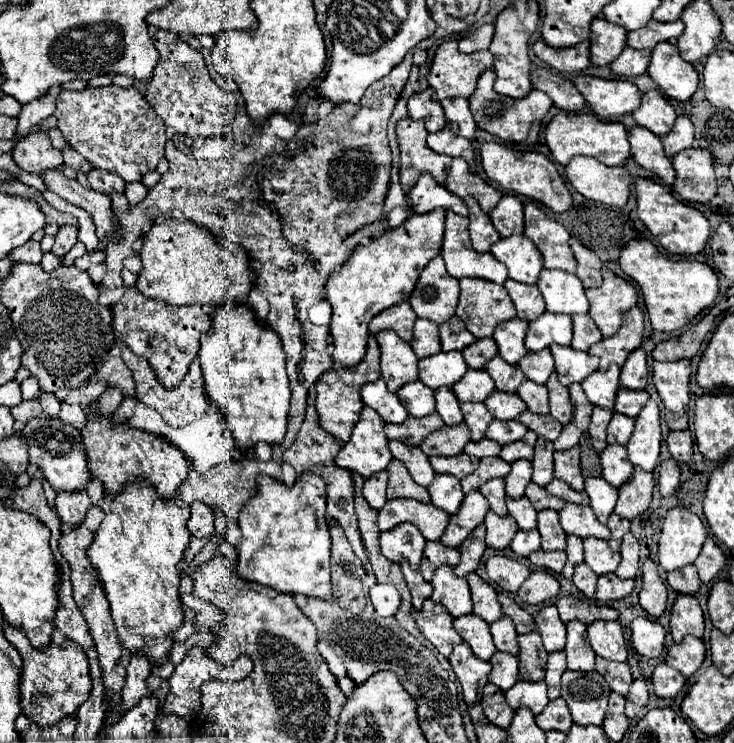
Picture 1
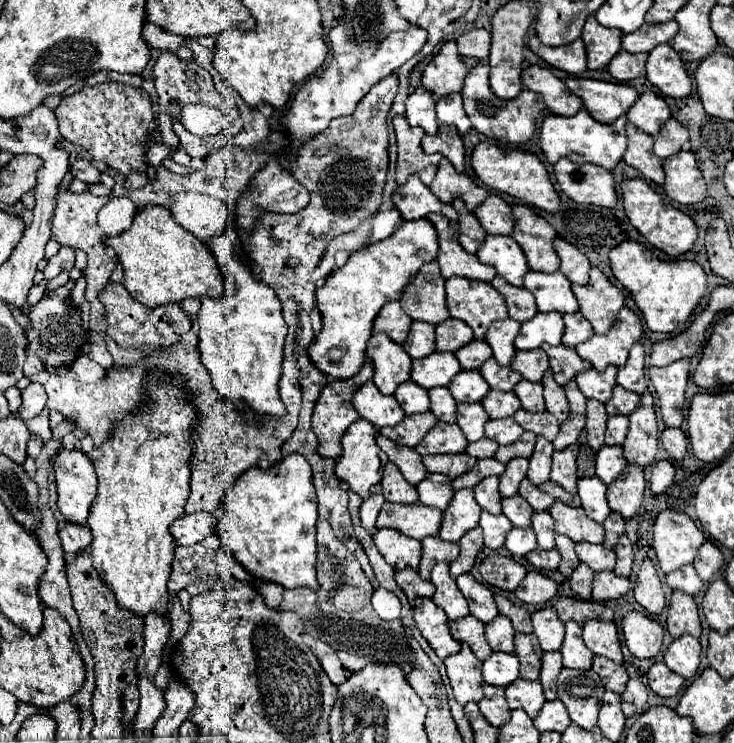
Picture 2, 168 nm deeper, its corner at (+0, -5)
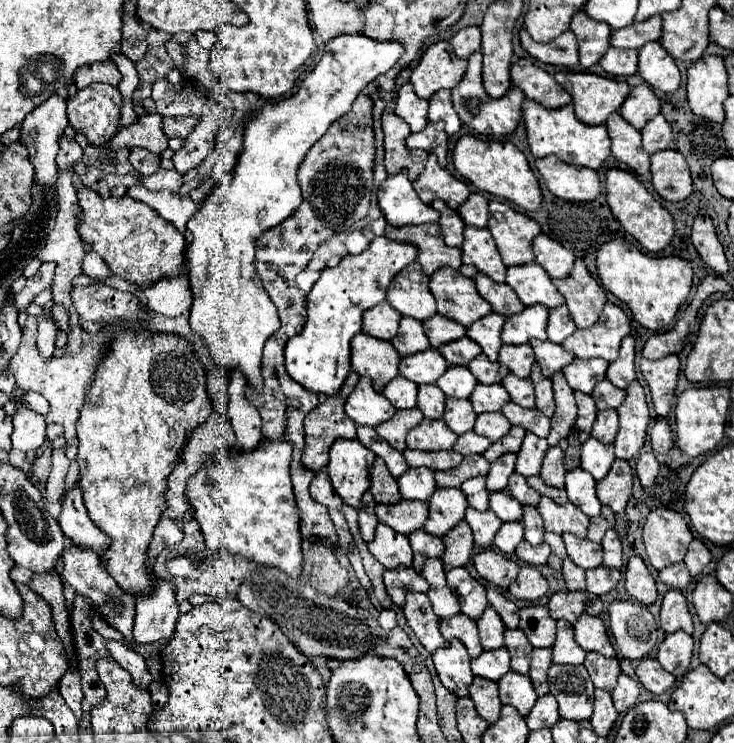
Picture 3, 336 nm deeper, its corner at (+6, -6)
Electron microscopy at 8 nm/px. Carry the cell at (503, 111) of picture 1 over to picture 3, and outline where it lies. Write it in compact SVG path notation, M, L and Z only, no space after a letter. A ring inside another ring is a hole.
M474 52L470 58L468 58L468 70L464 74L464 78L460 80L460 84L456 88L452 88L452 104L454 104L454 110L458 112L460 120L476 130L478 134L486 136L486 138L500 138L500 136L506 136L510 132L514 132L514 128L518 126L520 118L522 118L522 102L524 102L524 94L522 90L518 90L516 86L512 86L508 90L508 94L504 94L502 98L490 98L482 86L482 78L480 78L480 68L482 68L482 54L480 52Z

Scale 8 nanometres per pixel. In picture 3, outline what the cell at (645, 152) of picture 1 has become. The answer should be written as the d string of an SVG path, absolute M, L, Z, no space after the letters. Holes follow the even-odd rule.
M618 112L610 114L606 126L612 138L612 154L644 180L650 180L650 156L646 150L642 150L640 132L630 126Z

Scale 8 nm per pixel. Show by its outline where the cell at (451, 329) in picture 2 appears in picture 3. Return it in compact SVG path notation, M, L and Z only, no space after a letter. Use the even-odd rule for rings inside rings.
M434 314L432 318L424 320L422 324L424 324L424 332L434 348L466 336L466 328L462 324L446 318L446 316L440 316L440 314Z

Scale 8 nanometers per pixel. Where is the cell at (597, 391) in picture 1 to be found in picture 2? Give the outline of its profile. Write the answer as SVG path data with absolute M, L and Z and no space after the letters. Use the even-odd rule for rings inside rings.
M608 365L606 371L602 373L598 373L596 369L588 369L576 375L576 383L586 399L608 403L612 397L612 389L616 385L616 373L618 373L616 365Z

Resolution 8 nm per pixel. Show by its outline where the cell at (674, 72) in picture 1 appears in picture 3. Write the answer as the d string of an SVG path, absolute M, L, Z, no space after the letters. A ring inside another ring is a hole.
M648 42L640 48L638 74L652 88L658 88L662 92L676 92L680 86L680 70L660 42Z

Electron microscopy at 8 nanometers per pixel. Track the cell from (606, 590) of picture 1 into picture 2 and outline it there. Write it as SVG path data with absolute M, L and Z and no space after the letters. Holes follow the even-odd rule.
M600 571L594 573L594 585L592 585L592 599L596 601L610 601L624 597L628 593L628 579L618 577L612 571Z

